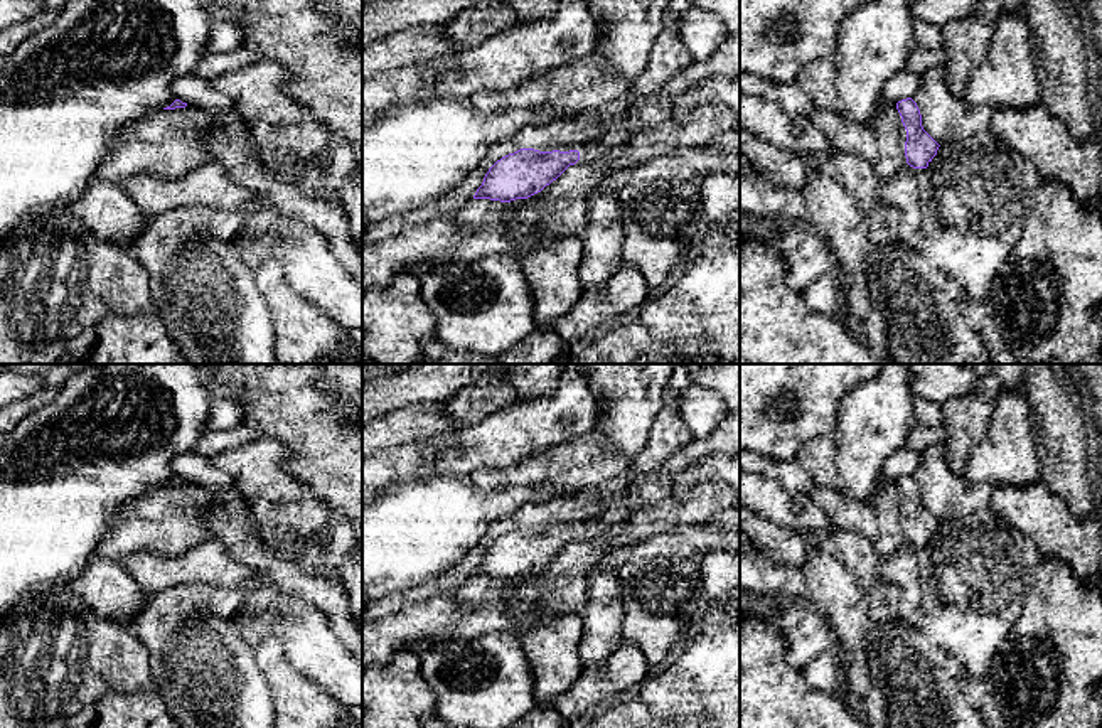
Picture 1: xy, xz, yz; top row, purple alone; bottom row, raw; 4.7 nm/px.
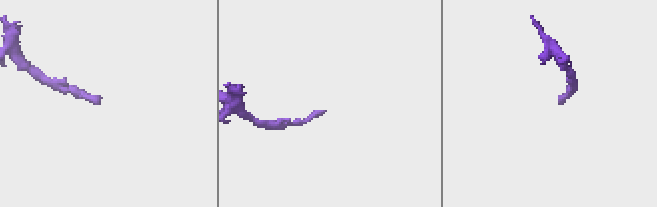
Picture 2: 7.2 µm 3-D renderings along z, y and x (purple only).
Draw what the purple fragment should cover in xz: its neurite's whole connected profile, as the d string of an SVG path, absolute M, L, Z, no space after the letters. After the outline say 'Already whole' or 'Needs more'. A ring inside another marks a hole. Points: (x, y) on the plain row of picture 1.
M566 495L539 504L526 504L507 516L507 533L497 538L484 554L473 576L511 580L527 576L556 558L570 543L581 543L608 533L629 519L634 509L607 509L585 522L564 522Z. Needs more

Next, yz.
M907 475L896 482L886 482L869 500L876 517L878 506L886 499L898 506L898 521L907 534L907 543L918 549L927 546L940 522L923 507L917 480Z. Needs more

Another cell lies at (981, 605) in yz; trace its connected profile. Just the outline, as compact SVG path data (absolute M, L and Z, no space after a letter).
M991 507L942 521L930 543L918 551L922 632L932 644L952 656L962 672L987 679L996 652L1021 613L1040 559L1035 543Z

